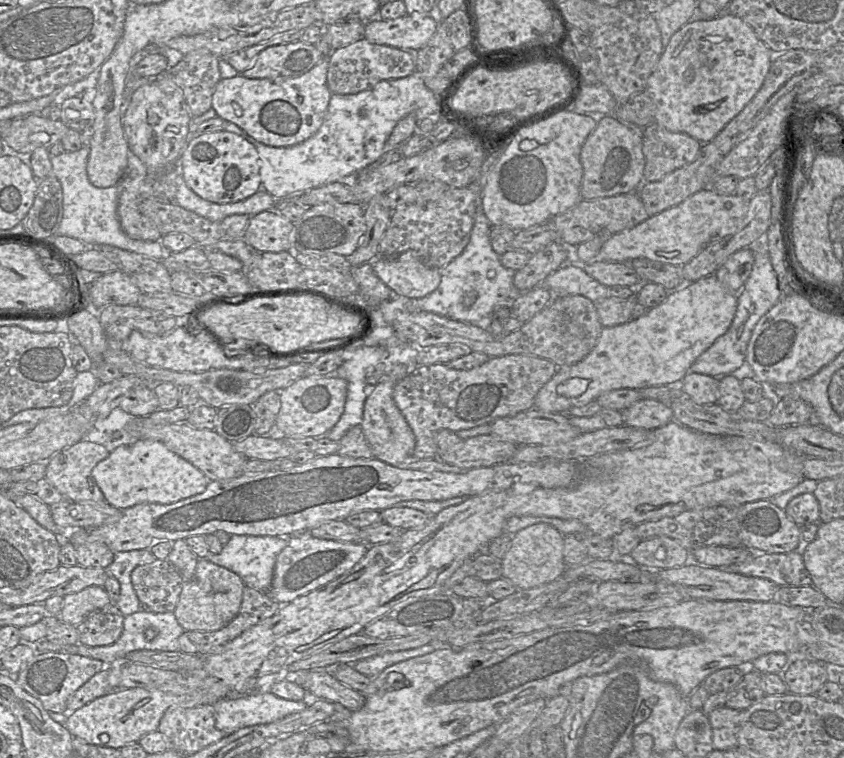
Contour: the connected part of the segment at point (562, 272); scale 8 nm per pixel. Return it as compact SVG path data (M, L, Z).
M562 243L567 258L561 266L549 274L539 285L546 287L554 296L581 295L592 302L609 296L609 287L601 284L584 269L577 252L577 245Z

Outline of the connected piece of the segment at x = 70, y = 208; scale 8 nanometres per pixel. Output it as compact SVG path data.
M83 146L75 152L51 156L52 174L59 180L63 193L63 216L57 235L76 238L88 246L109 245L137 254L163 260L167 255L160 241L142 241L127 236L121 228L118 207L118 184L109 188L93 186L87 175L90 148Z

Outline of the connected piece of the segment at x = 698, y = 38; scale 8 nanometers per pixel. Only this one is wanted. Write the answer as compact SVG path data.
M724 12L714 18L695 16L671 37L645 91L655 103L654 121L671 132L710 142L752 100L769 71L774 53L740 17Z

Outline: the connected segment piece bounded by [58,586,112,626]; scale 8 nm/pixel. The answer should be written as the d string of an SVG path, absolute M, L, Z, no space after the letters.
M89 586L77 593L63 597L63 606L58 619L66 624L77 626L89 614L112 604L103 587Z

